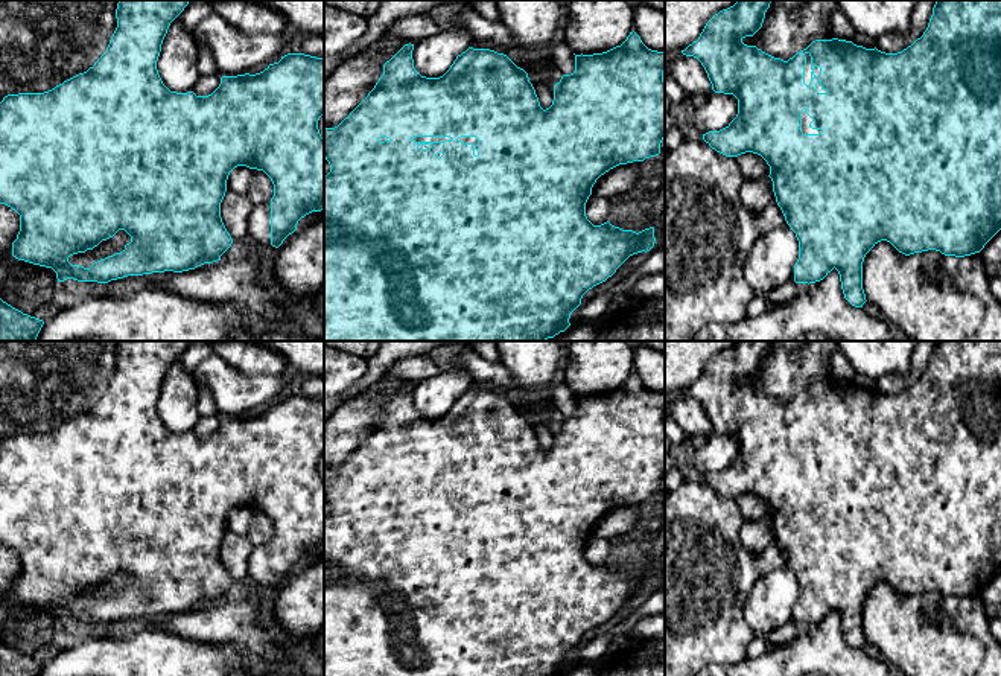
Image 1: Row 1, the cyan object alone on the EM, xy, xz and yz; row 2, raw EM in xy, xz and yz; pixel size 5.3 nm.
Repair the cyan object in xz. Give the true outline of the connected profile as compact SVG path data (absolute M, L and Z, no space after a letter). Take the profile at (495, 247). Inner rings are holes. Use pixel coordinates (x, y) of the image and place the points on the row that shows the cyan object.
M633 30L627 40L607 52L593 55L575 55L575 72L563 75L554 85L554 100L546 110L540 107L539 97L528 73L517 67L507 55L490 49L469 47L456 56L450 69L440 78L421 76L414 69L412 59L414 44L405 44L389 61L383 64L383 75L376 82L368 96L345 117L338 126L324 126L324 158L330 164L330 172L324 175L324 341L546 341L560 332L564 332L570 323L570 314L581 305L583 295L593 286L605 282L616 269L633 254L650 251L654 247L654 227L639 233L622 230L612 225L609 221L601 225L593 225L586 216L586 202L592 195L592 187L596 180L610 169L633 161L660 154L660 143L665 139L665 52L648 49L640 37Z

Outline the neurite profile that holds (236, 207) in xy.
M225 192L221 218L233 242L248 236L248 219L254 207L246 193Z

